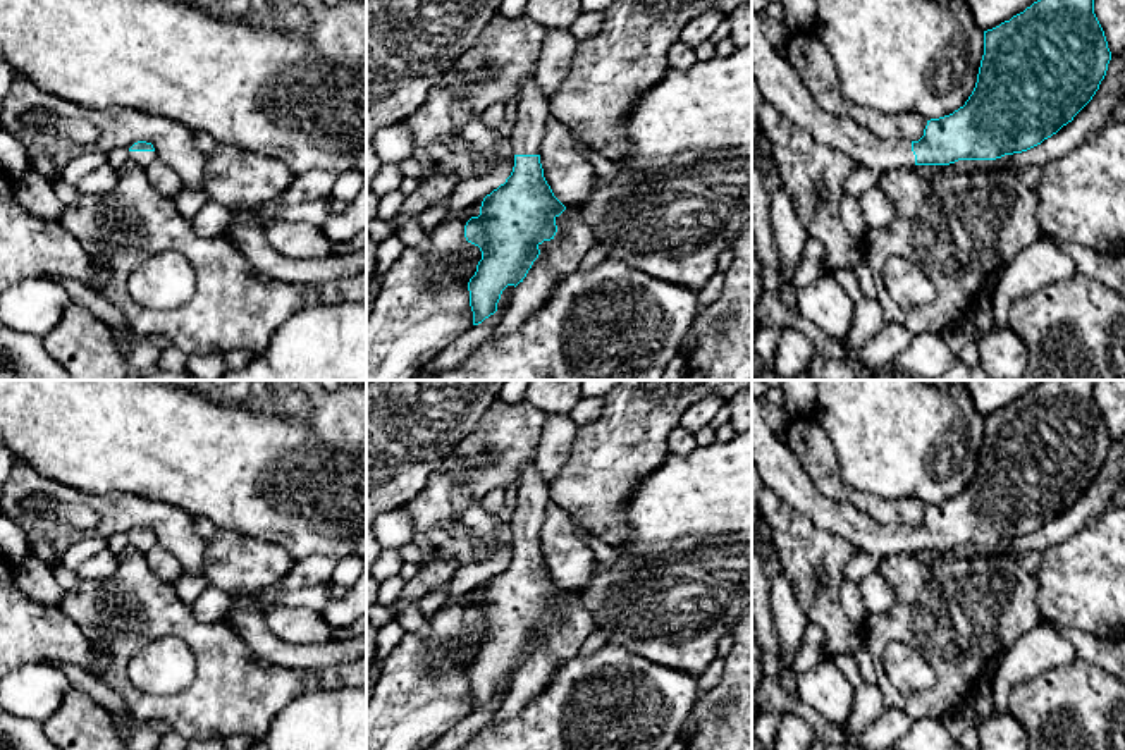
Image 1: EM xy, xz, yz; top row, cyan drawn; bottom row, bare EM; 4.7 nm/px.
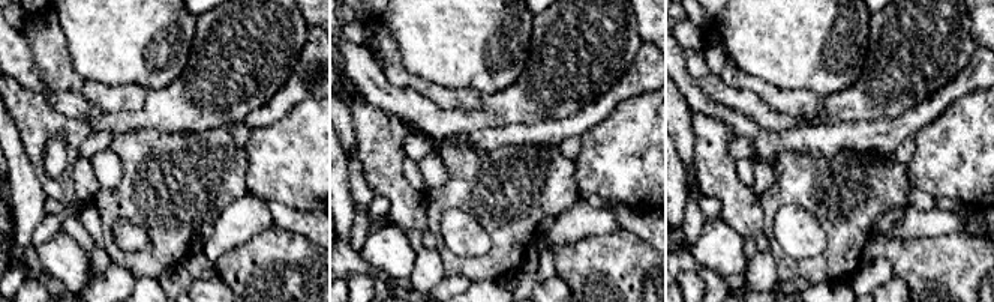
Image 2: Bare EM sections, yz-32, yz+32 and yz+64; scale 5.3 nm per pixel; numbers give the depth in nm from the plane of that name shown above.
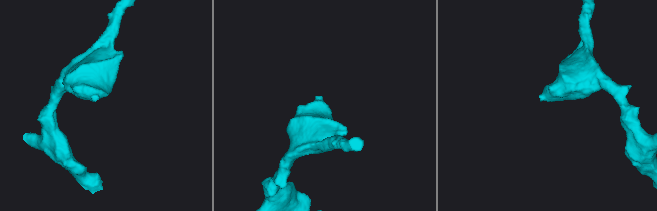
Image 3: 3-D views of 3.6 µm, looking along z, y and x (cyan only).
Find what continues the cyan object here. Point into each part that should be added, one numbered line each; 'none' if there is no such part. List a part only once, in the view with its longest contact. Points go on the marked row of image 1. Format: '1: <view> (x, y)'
1: xz (534, 110)

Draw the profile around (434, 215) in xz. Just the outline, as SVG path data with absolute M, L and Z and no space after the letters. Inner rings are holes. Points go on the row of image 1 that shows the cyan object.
M442 198L439 203L428 206L418 217L425 234L432 234L432 231L446 220L447 208L449 208L449 198Z

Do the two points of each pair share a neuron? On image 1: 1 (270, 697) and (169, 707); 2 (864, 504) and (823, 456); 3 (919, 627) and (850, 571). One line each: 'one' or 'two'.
1: one
2: one
3: two

